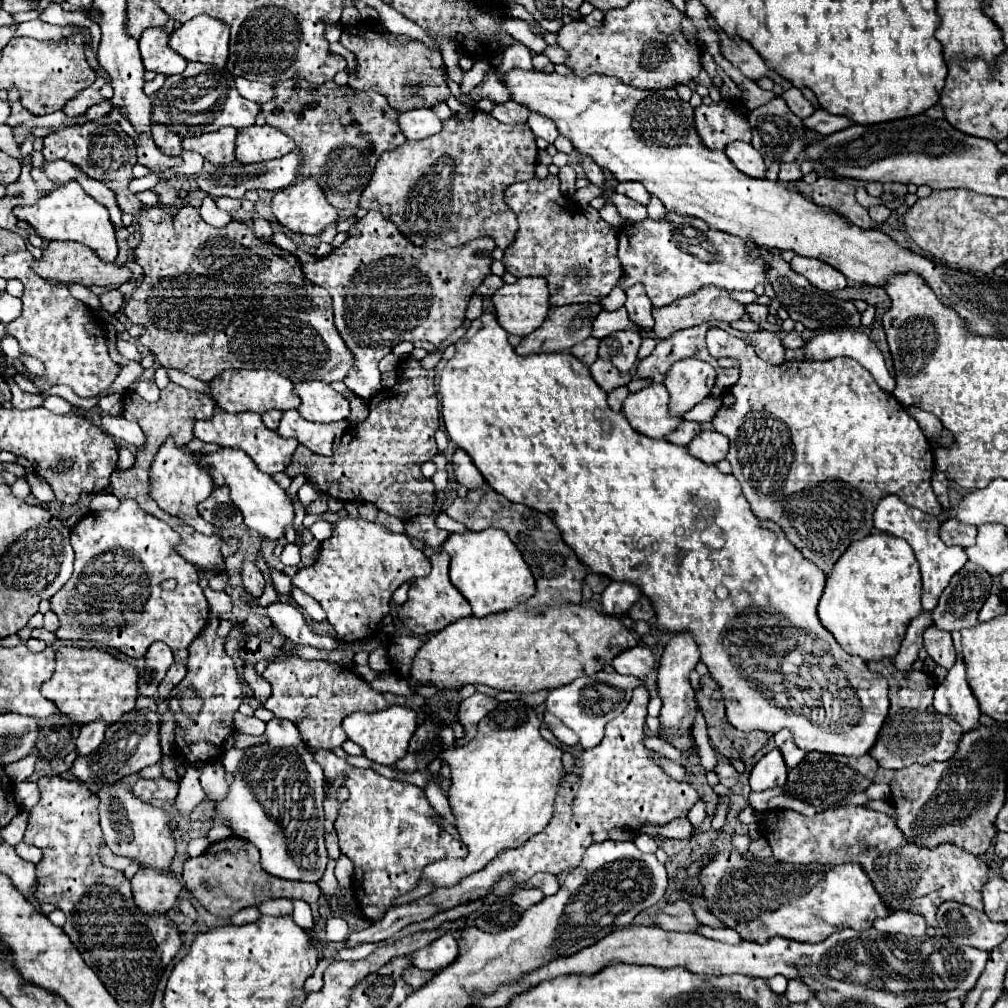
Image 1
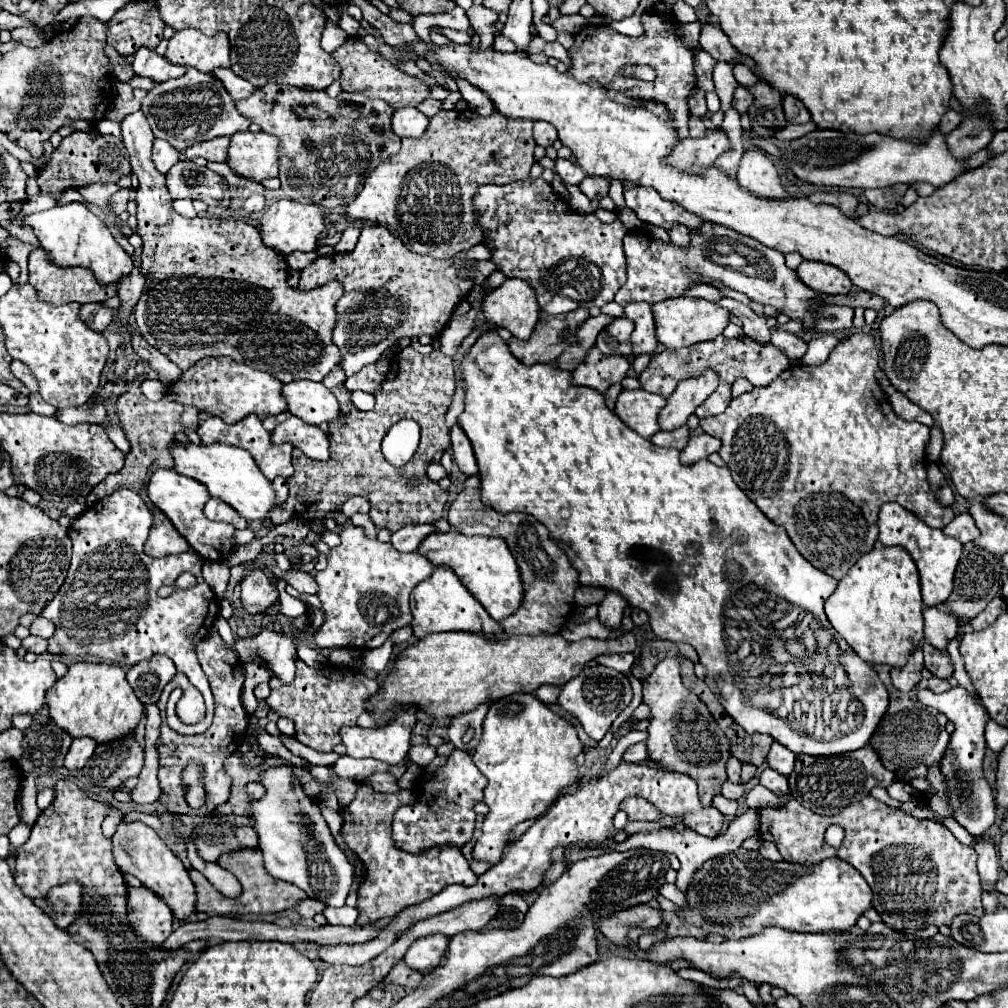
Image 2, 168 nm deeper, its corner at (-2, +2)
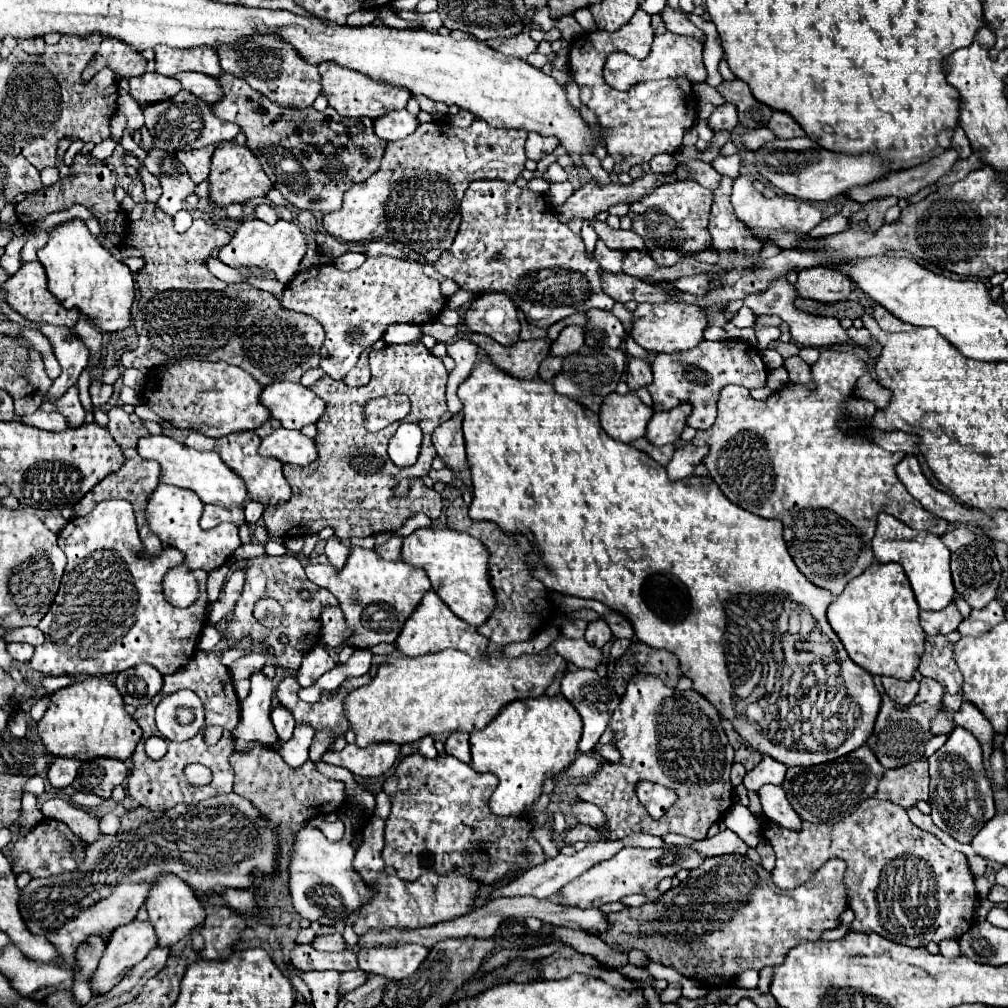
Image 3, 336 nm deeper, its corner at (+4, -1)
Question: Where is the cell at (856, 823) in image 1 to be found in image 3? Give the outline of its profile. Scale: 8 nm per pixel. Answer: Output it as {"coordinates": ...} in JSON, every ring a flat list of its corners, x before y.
{"coordinates":[[867,798,849,818,833,826,803,822,801,832,787,830,779,824,773,824,771,820,765,820,763,836,775,848,777,866,771,876,773,884,781,890,793,890,801,886,813,876,817,868,821,868,831,858,841,858,847,862,843,882,847,888,849,908,855,914,855,920,849,926,849,930,853,932,877,932,887,940,917,948,927,946,929,942,939,944,945,938,961,938,975,922,973,910,977,904,977,892,973,884,973,874,967,866,967,858,961,852,943,846,941,840,937,840,929,832,917,828,909,820,907,812,893,802]]}

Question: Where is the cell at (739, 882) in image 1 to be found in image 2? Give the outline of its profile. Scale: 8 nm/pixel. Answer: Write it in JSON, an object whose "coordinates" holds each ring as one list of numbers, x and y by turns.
{"coordinates":[[739,847,735,853,727,853,703,863,699,873,691,883,687,893,689,909,679,917,673,913,663,913,667,923,667,937,697,937,703,939,707,933,719,933,727,939,743,939,753,933,759,933,767,927,783,927,787,931,845,931,857,925,857,919,865,909,871,907,873,893,859,871,853,865,839,857,829,857,815,865,799,865,787,861,767,861,759,857,757,851,747,851]]}

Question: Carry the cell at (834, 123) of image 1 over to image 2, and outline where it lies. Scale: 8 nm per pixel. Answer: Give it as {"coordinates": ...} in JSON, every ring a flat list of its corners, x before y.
{"coordinates":[[809,121,807,125,787,125,783,131,777,133,777,137,779,139,799,139,799,137,803,137,815,129,817,129,817,125,813,121]]}

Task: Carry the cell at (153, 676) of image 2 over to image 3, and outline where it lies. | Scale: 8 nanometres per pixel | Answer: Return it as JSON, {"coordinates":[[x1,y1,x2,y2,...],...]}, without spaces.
{"coordinates":[[137,664,117,674,115,686,121,692,125,704,139,708,139,706,147,706,151,698,159,694,163,686,163,676,149,664]]}

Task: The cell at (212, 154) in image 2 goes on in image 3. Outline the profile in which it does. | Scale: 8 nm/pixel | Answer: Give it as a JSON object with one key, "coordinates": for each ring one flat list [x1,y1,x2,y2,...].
{"coordinates":[[205,146,189,152,177,152,177,160,187,168,189,178,199,184,209,176,209,166,211,166,211,156,213,156,215,146]]}

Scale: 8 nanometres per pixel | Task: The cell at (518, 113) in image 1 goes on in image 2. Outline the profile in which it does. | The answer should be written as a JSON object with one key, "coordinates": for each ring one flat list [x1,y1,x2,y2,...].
{"coordinates":[[459,77,459,79,457,79,457,87,459,87,463,99,469,103,469,107,471,107,473,111,479,111,481,115,491,115,493,111,497,111,495,105,491,103,491,99,489,99,481,89,473,87,469,81,465,81,465,79]]}

